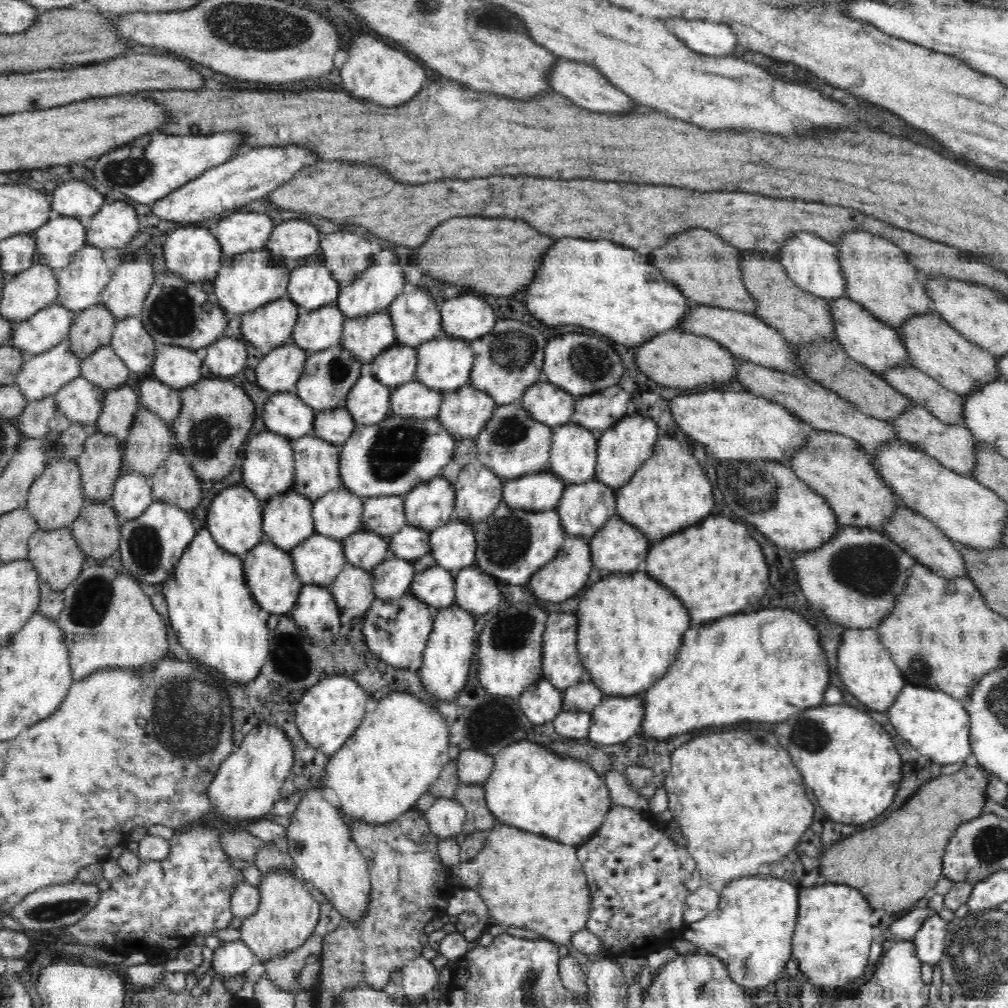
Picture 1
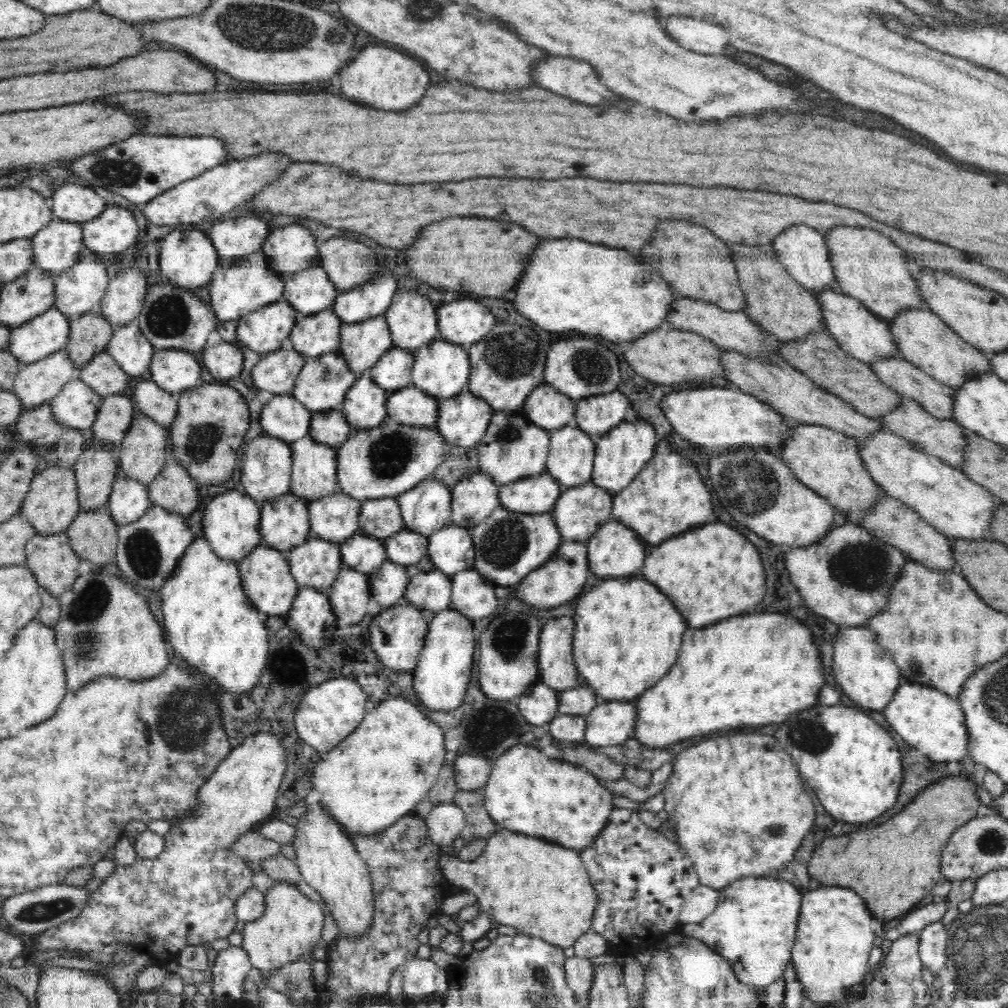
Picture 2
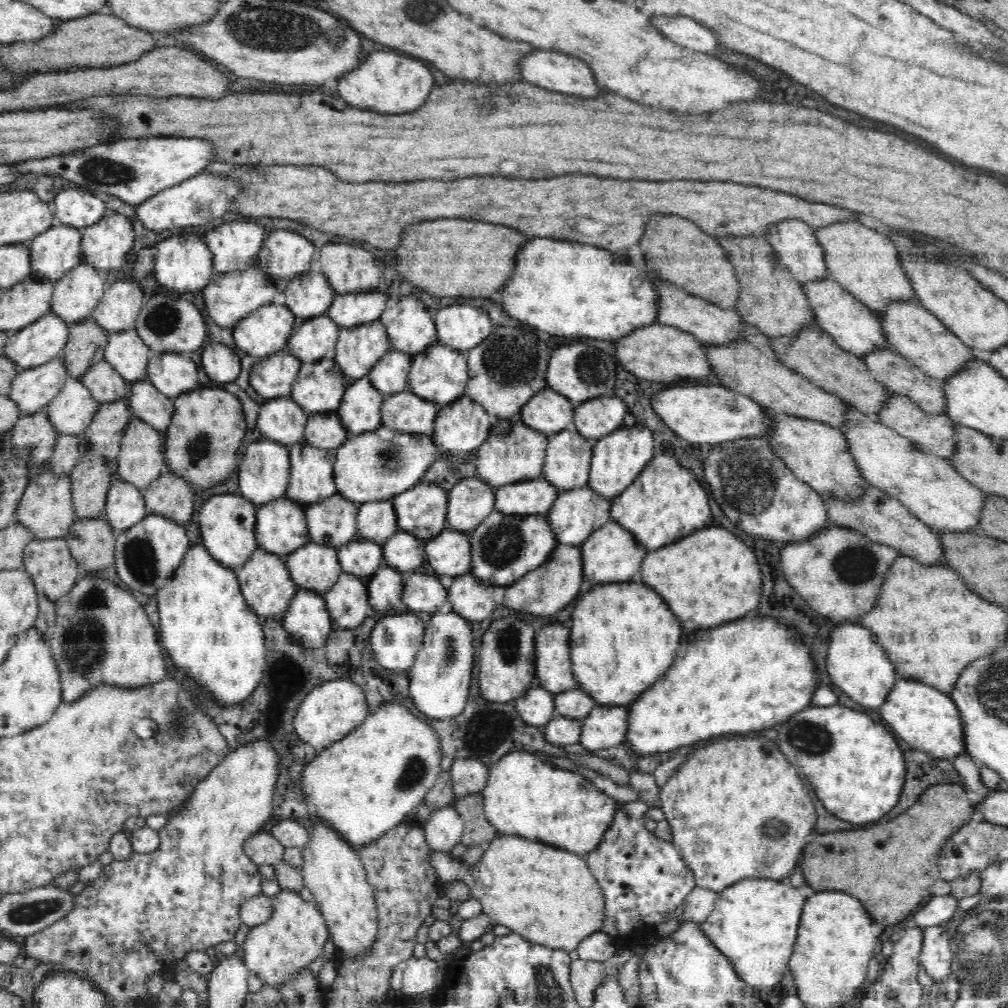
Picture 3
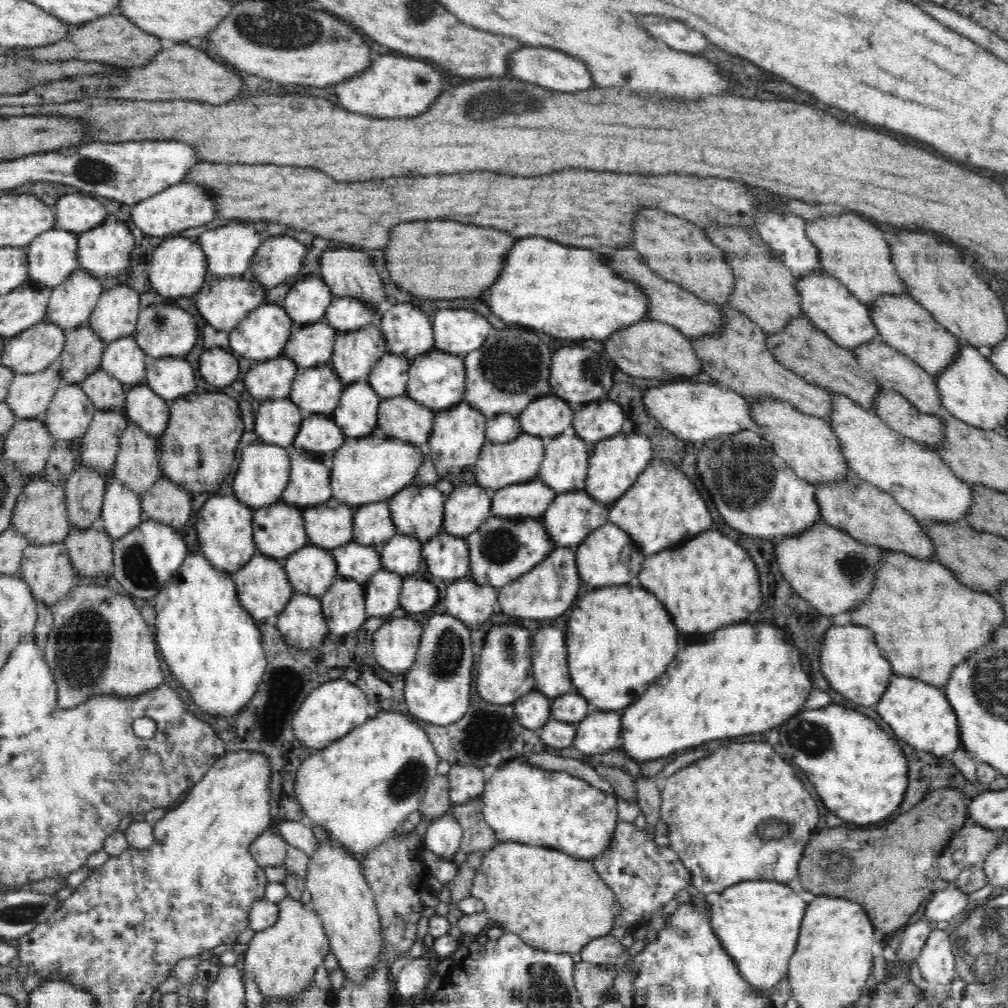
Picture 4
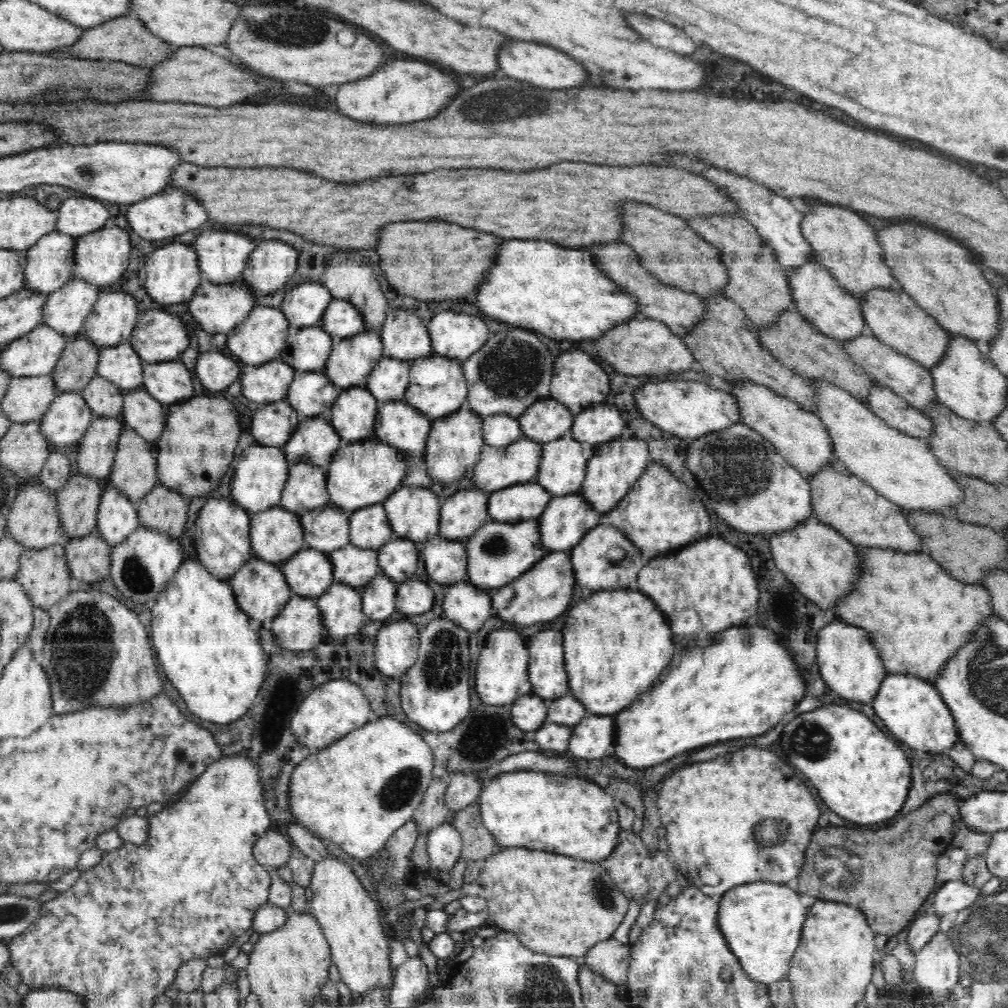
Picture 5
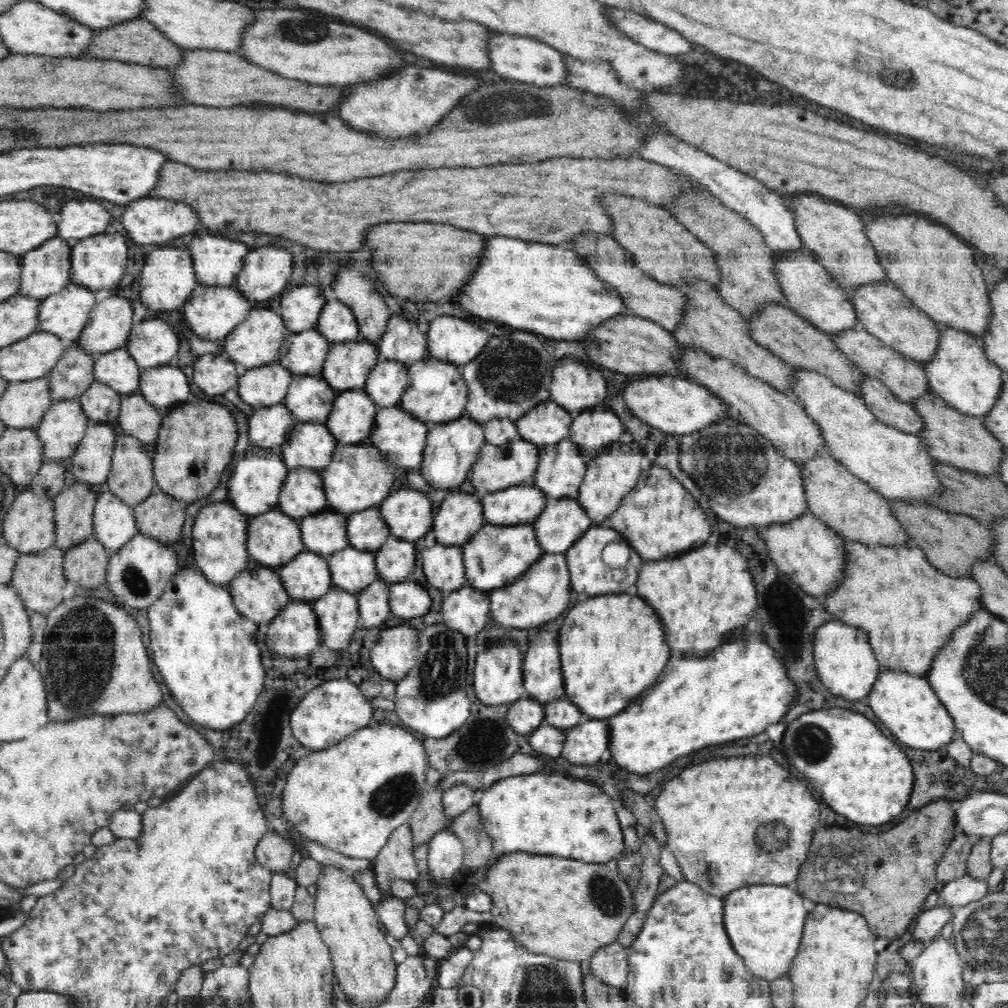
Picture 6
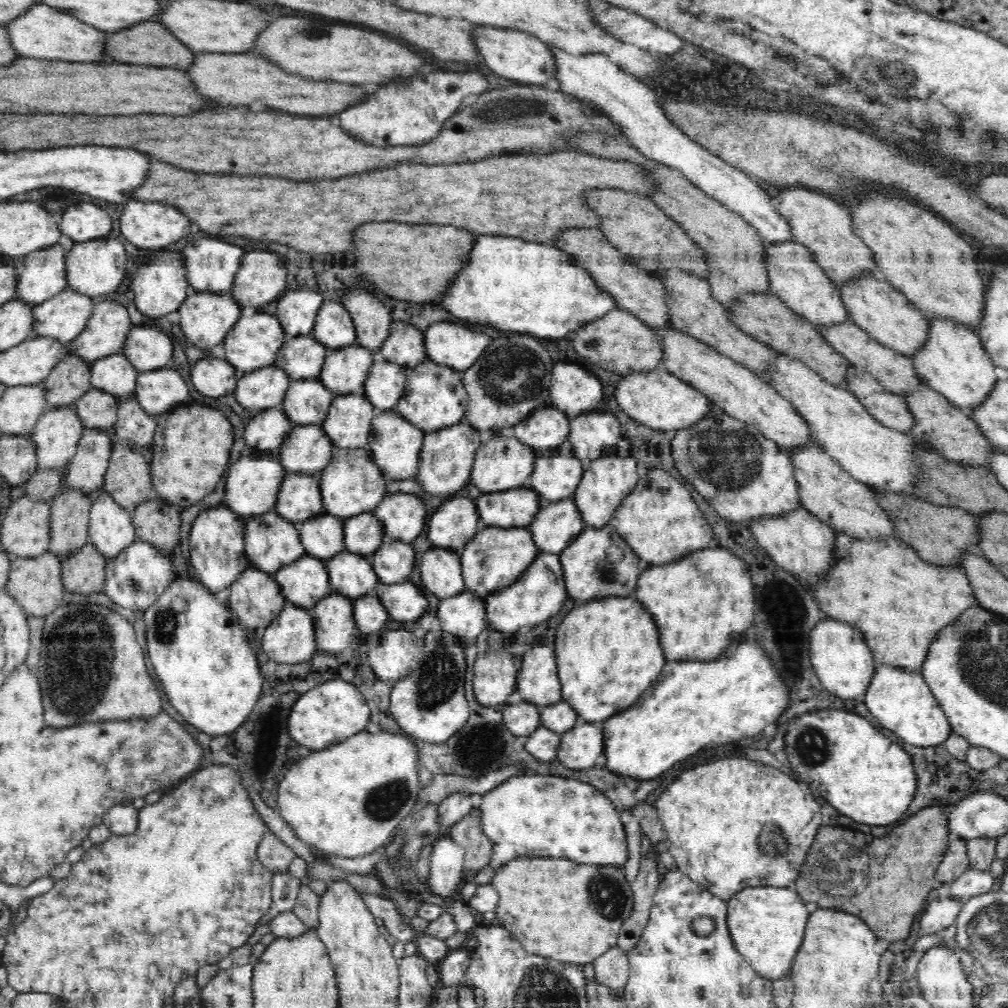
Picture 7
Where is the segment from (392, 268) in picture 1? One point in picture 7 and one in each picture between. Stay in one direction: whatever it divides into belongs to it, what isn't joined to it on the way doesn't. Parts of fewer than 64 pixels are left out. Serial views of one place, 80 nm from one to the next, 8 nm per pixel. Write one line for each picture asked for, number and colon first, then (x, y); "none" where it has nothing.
2: (370, 300)
3: (351, 310)
4: (345, 314)
5: (341, 319)
6: (337, 323)
7: (333, 327)

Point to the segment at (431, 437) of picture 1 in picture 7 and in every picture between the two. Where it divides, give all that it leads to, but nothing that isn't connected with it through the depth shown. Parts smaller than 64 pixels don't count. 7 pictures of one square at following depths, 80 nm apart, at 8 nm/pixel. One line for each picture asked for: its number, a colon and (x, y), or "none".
2: (384, 461)
3: (378, 465)
4: (371, 469)
5: (361, 473)
6: (358, 477)
7: (351, 484)

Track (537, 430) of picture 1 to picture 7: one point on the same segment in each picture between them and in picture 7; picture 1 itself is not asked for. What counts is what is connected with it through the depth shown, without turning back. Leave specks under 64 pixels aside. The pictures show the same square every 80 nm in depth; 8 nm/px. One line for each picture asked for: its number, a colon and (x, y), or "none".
2: (512, 448)
3: (518, 454)
4: (498, 465)
5: (499, 467)
6: (497, 467)
7: (501, 462)

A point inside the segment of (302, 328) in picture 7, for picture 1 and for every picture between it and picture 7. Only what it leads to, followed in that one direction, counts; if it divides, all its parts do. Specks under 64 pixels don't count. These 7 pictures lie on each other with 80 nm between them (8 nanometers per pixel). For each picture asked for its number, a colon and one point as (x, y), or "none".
1: (311, 286)
2: (310, 291)
3: (309, 295)
4: (309, 299)
5: (304, 305)
6: (301, 307)

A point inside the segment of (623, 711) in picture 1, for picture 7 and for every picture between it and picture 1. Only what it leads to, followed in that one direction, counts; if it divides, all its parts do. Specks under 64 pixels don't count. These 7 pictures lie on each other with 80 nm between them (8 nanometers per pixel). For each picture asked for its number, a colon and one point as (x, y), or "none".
2: (611, 722)
3: (605, 727)
4: (600, 731)
5: (593, 737)
6: (586, 743)
7: (582, 747)

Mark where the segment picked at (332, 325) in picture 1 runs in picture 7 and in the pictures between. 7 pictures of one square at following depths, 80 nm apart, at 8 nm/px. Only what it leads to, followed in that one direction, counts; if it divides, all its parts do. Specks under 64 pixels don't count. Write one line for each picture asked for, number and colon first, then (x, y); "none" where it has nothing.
2: (315, 335)
3: (313, 339)
4: (311, 345)
5: (307, 349)
6: (304, 353)
7: (302, 357)

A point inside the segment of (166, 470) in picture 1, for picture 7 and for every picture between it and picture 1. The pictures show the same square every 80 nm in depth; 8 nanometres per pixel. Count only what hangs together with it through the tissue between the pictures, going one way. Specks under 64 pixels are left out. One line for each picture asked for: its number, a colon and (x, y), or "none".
2: (173, 489)
3: (169, 495)
4: (166, 502)
5: (162, 510)
6: (159, 515)
7: (155, 521)

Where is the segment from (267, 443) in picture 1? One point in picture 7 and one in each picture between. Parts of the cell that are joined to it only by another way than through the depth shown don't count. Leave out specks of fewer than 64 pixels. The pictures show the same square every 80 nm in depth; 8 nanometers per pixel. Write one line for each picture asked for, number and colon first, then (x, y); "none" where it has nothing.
2: (266, 469)
3: (264, 471)
4: (263, 473)
5: (260, 476)
6: (254, 486)
7: (253, 482)

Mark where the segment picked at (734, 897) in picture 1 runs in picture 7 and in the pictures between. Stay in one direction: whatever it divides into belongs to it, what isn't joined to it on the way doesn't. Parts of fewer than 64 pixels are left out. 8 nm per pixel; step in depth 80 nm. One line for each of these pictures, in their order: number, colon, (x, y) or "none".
2: (758, 948)
3: (755, 922)
4: (757, 922)
5: (762, 922)
6: (765, 922)
7: (766, 924)

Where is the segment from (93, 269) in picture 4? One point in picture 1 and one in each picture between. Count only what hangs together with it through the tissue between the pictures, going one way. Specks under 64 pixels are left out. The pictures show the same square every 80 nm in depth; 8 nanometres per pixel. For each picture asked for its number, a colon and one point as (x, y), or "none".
1: (113, 226)
2: (115, 229)
3: (106, 245)

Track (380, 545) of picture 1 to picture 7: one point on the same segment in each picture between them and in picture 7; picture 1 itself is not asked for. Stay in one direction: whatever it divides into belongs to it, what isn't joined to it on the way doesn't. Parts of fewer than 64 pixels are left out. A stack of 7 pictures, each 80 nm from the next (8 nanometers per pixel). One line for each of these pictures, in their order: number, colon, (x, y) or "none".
2: (363, 553)
3: (362, 558)
4: (358, 562)
5: (355, 566)
6: (352, 570)
7: (351, 575)

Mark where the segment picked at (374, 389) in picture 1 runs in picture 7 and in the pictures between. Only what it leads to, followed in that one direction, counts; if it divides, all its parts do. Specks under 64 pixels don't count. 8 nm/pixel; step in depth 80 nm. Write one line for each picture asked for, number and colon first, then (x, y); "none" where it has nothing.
2: (364, 406)
3: (360, 410)
4: (356, 414)
5: (354, 414)
6: (351, 420)
7: (349, 421)

